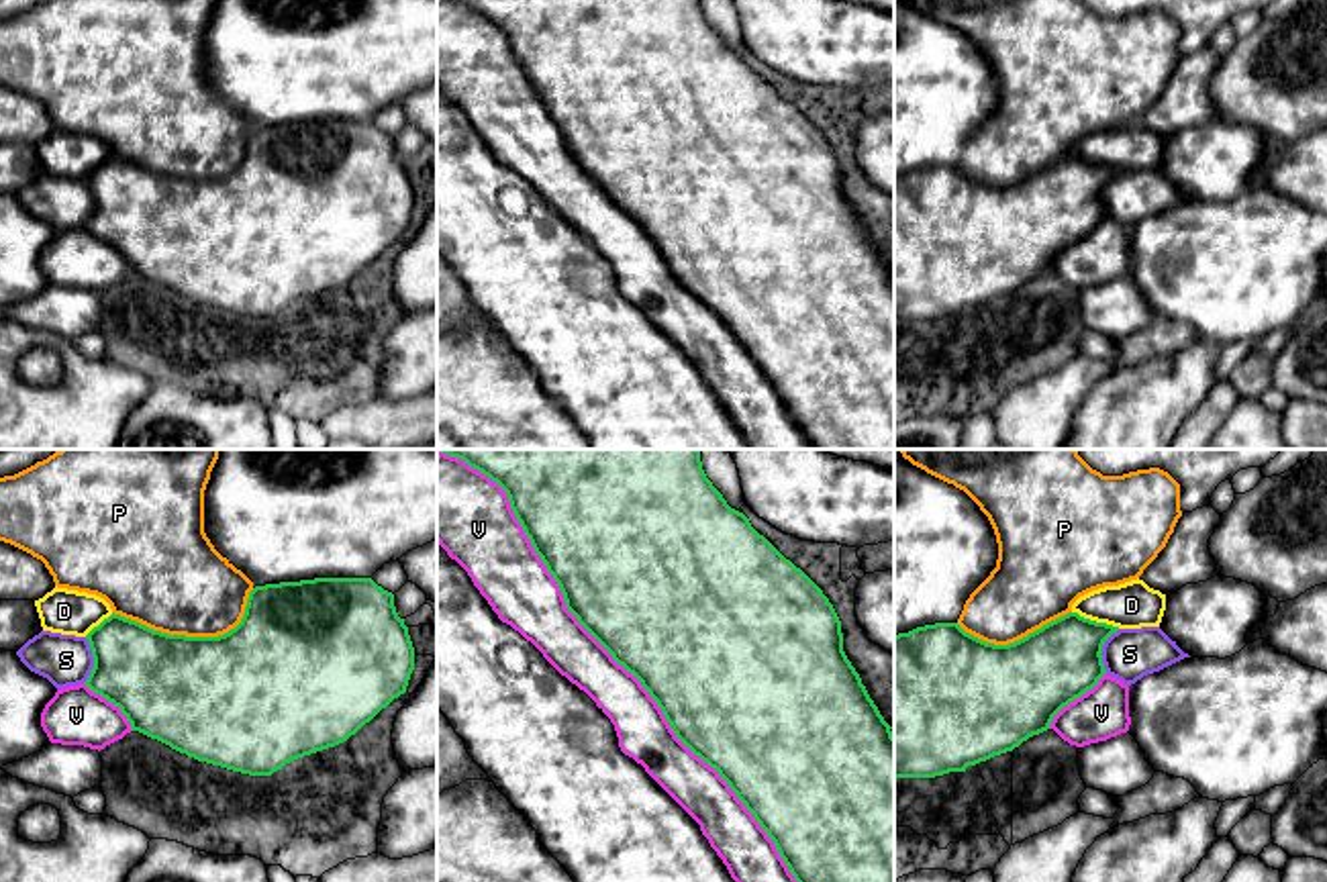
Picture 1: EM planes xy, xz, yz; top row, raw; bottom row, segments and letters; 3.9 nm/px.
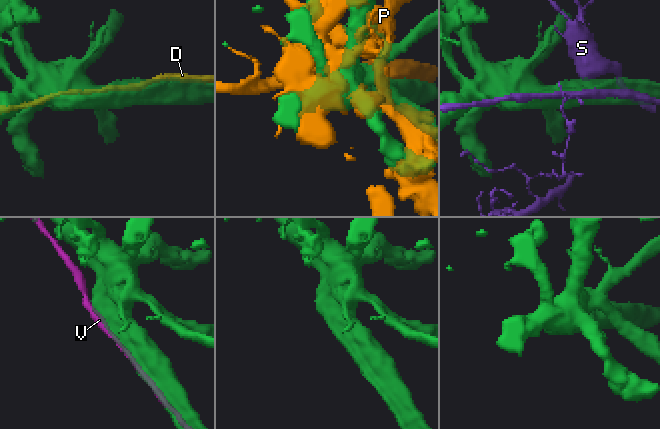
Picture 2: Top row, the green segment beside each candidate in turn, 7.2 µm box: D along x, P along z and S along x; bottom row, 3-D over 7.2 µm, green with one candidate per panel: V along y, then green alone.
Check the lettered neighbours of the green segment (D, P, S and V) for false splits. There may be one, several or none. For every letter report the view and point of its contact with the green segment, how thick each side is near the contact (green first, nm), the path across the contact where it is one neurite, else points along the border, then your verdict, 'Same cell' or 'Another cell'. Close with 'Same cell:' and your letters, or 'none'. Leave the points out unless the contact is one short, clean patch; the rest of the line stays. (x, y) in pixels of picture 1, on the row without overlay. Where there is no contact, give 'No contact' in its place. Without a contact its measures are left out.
D: Touches green at yz (1095, 164). Thickness 320 nm (green) against 190 nm. Another cell
P: Touches green at xy (192, 180). Thickness 480 nm (green) against 420 nm. Another cell
S: Touches green at xy (94, 203). Thickness 360 nm (green) against 200 nm. Another cell
V: Touches green at xz (633, 217). Thickness 500 nm (green) against 200 nm. Another cell
Same cell: none

